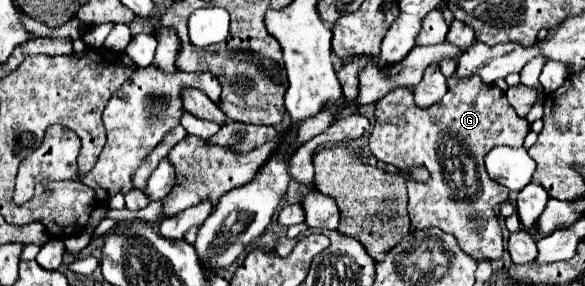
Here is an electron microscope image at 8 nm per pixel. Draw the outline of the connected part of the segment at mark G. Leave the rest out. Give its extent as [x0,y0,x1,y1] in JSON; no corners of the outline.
[369,77,529,259]

